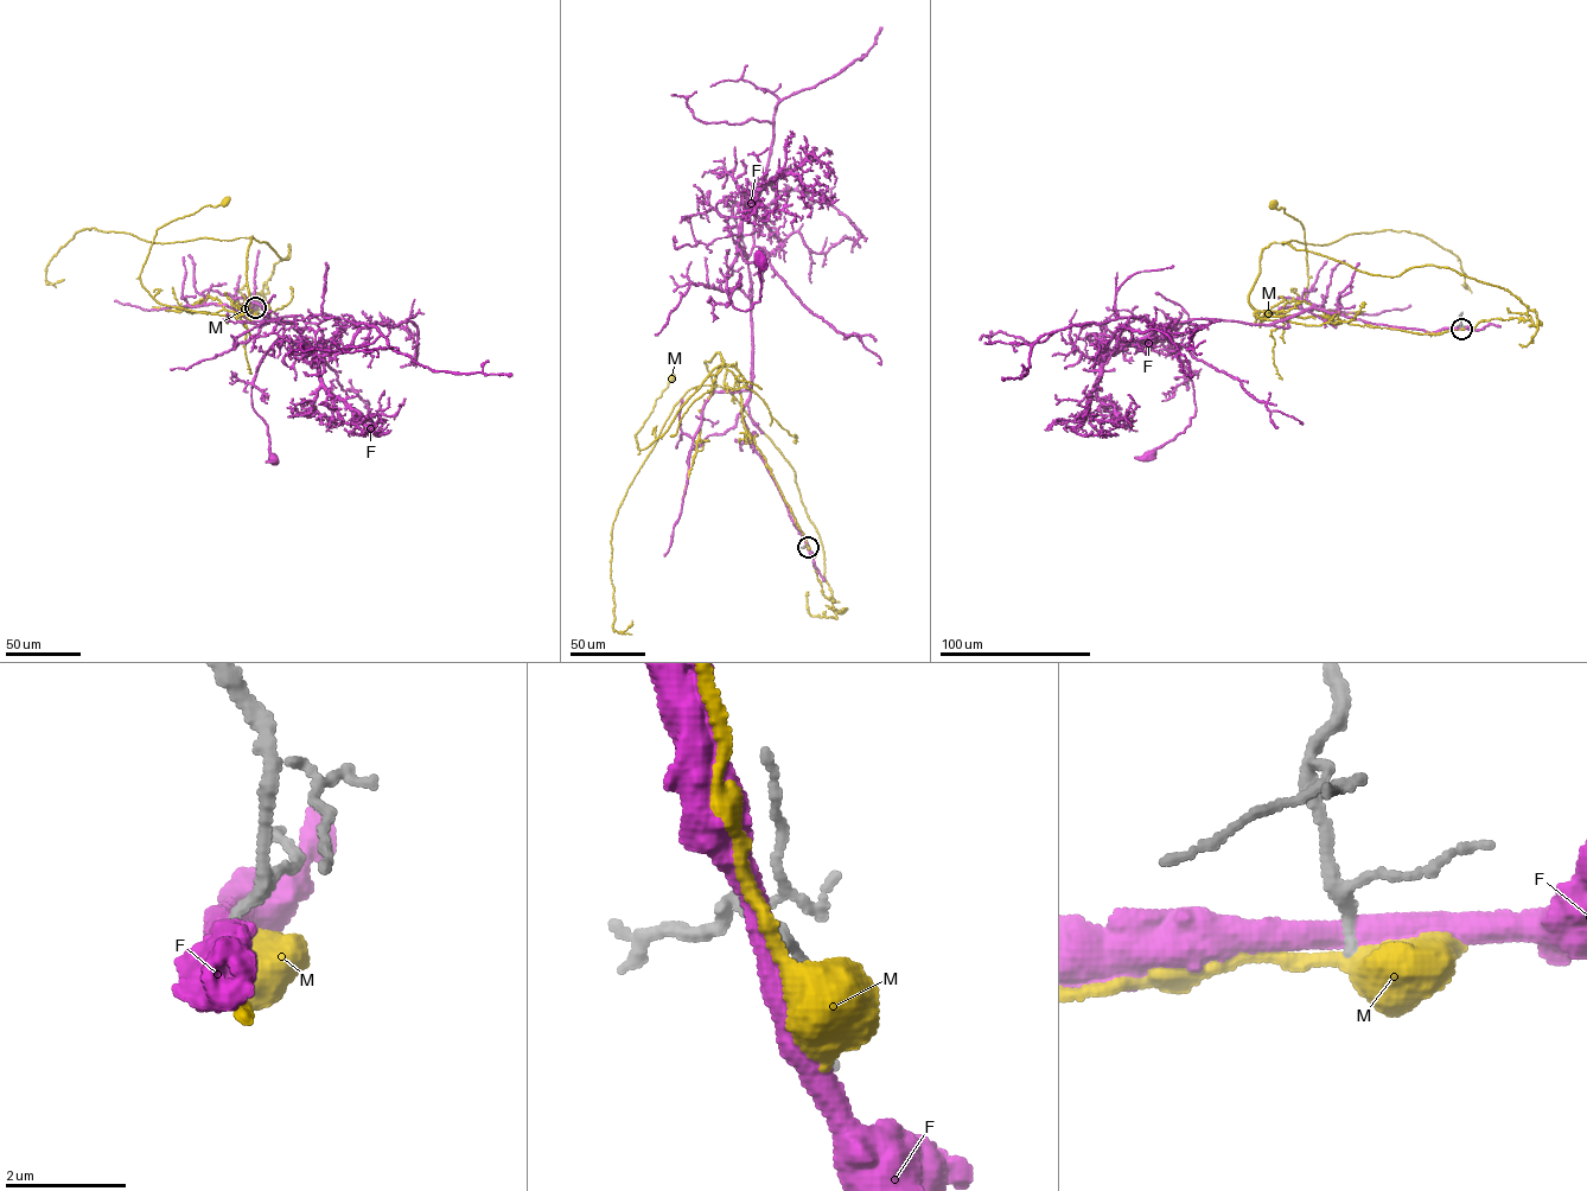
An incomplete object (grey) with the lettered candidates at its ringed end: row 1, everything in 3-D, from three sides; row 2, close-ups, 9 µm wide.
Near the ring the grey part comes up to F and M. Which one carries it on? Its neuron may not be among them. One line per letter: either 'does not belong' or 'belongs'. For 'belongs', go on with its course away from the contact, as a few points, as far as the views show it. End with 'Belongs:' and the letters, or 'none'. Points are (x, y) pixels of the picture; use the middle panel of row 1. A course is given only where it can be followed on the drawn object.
F: does not belong
M: does not belong
Belongs: none

